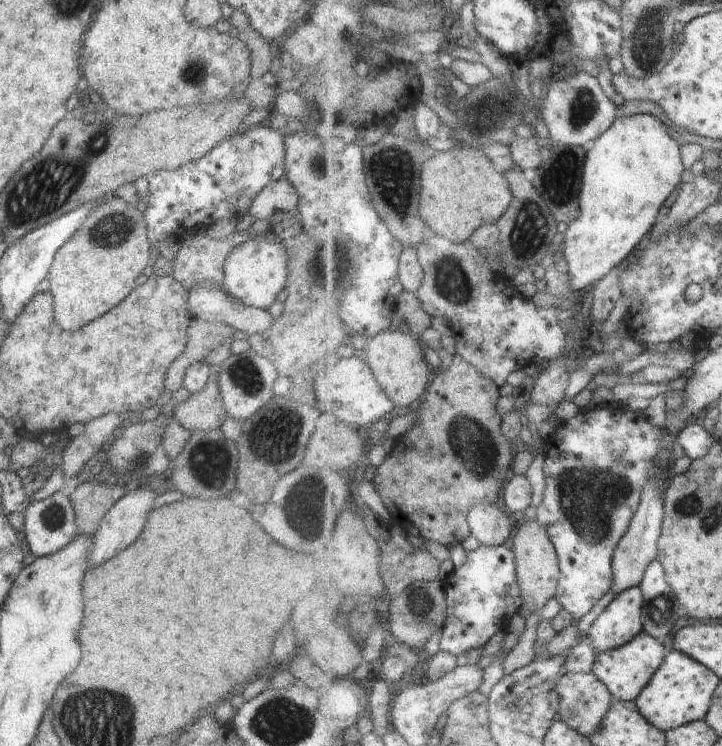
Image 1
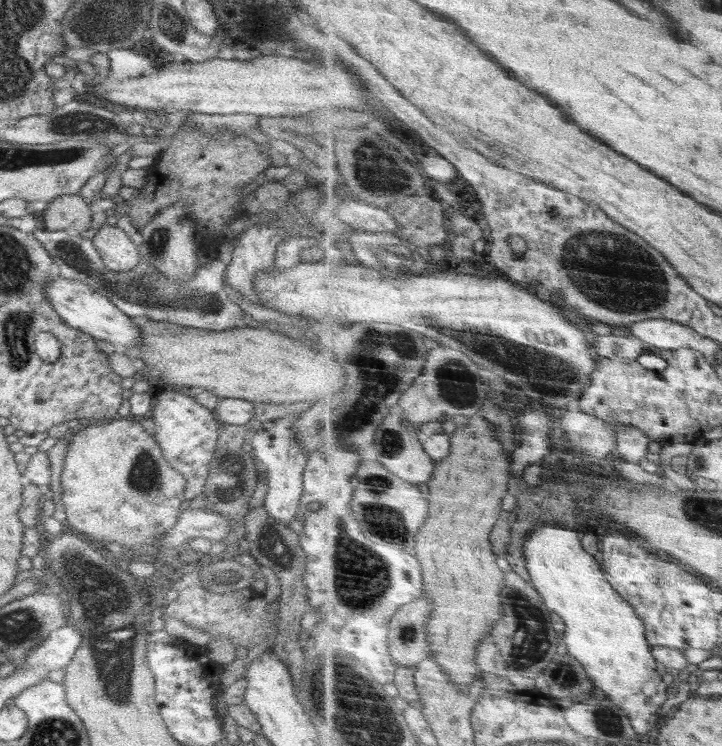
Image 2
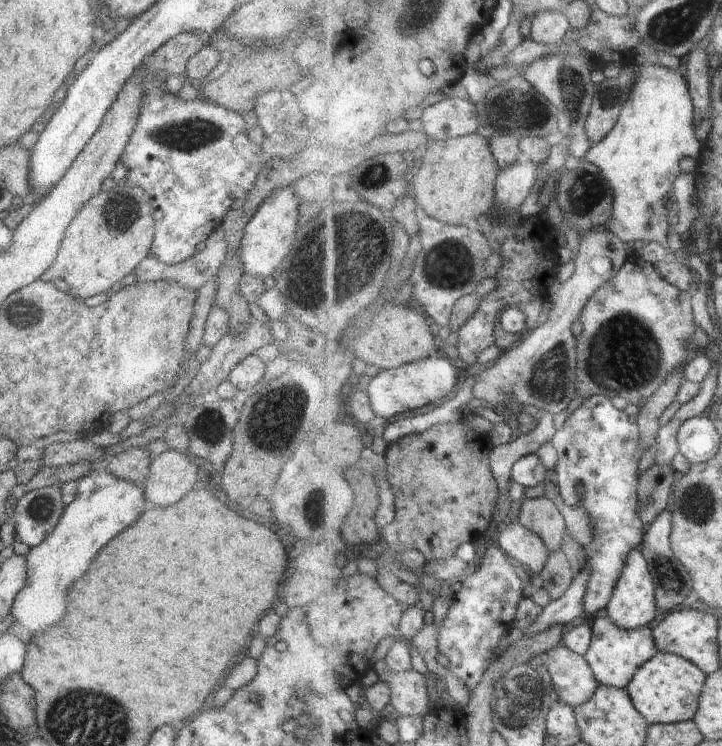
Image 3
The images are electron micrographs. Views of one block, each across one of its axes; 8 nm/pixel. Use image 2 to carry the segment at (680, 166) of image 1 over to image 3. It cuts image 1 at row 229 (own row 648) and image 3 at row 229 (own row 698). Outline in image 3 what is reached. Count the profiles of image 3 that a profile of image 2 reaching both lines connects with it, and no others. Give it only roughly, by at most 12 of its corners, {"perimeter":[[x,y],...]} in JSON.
{"perimeter":[[640,65],[588,151],[616,193],[608,228],[668,246],[684,156],[700,158],[684,72]]}

